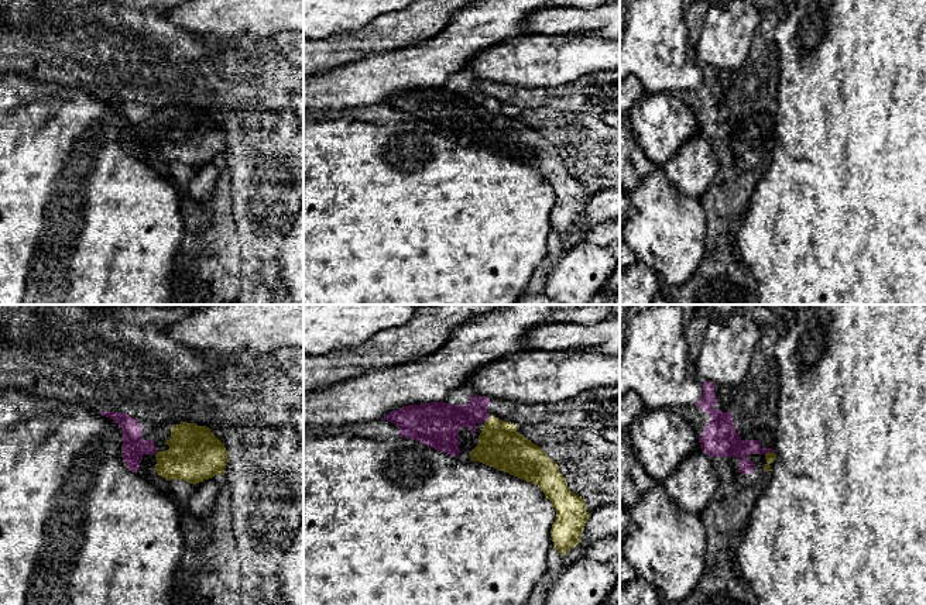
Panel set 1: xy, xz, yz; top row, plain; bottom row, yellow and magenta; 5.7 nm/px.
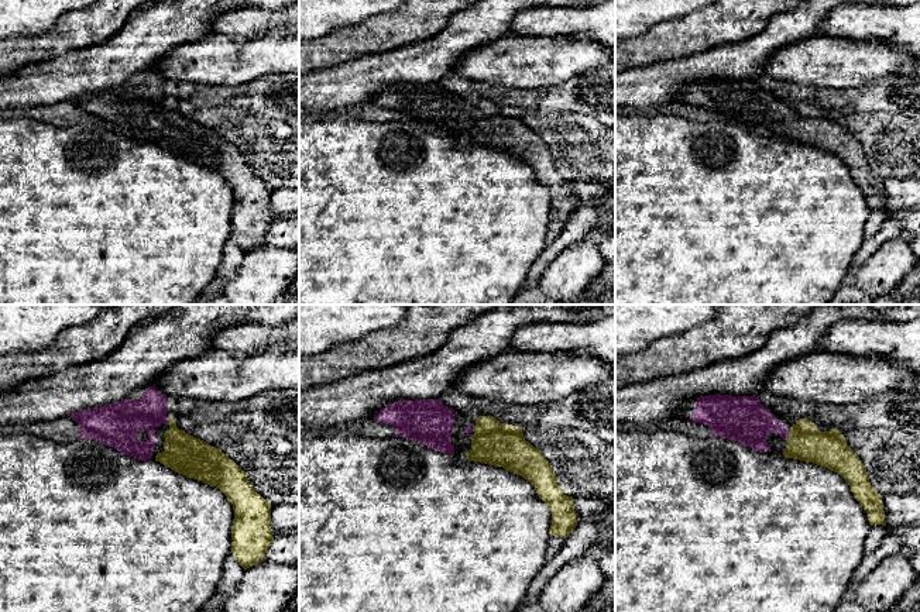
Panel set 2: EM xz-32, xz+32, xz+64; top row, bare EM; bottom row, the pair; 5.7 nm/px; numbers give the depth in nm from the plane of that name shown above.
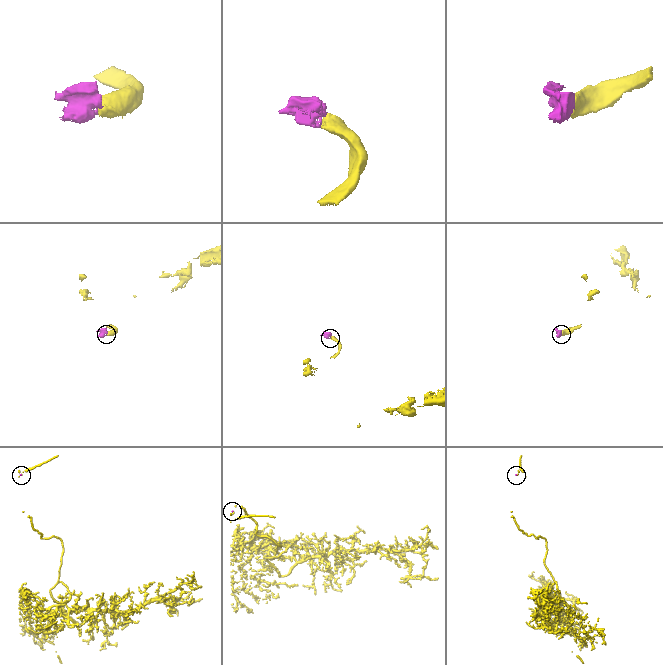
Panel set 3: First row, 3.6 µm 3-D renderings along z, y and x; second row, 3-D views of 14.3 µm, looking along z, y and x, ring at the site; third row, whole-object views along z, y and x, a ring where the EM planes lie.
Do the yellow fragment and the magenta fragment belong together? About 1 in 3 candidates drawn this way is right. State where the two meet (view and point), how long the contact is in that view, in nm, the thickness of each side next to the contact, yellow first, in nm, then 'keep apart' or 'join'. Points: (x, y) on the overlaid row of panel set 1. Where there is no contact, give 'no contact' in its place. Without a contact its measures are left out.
yz (770, 453) | 60 nm | 60/160 nm | join

